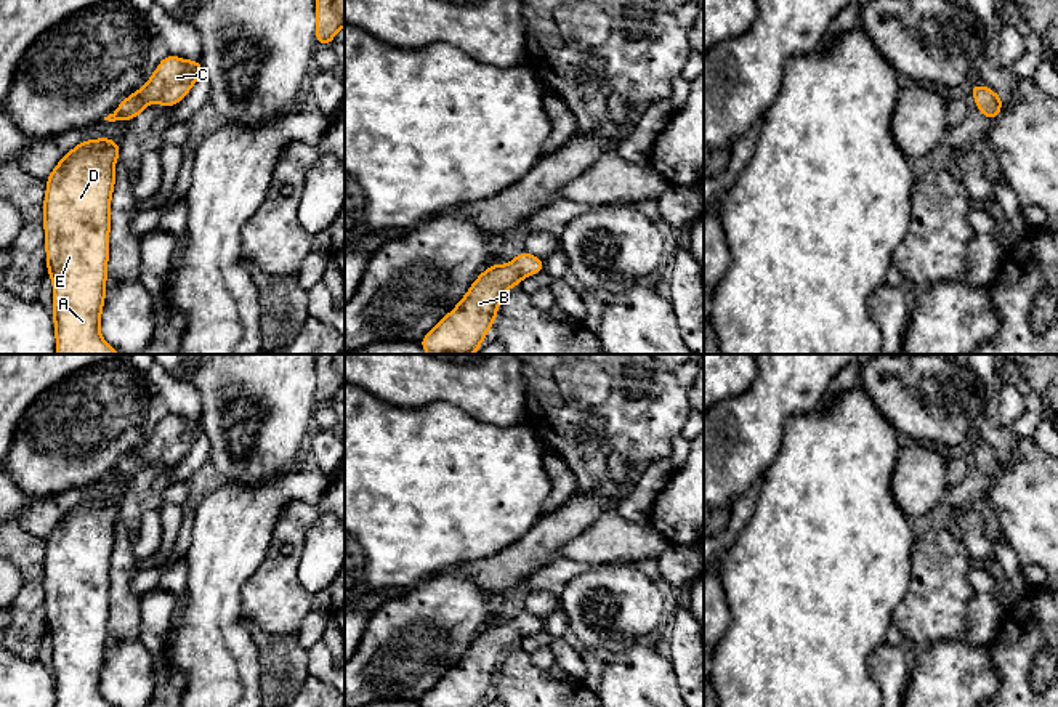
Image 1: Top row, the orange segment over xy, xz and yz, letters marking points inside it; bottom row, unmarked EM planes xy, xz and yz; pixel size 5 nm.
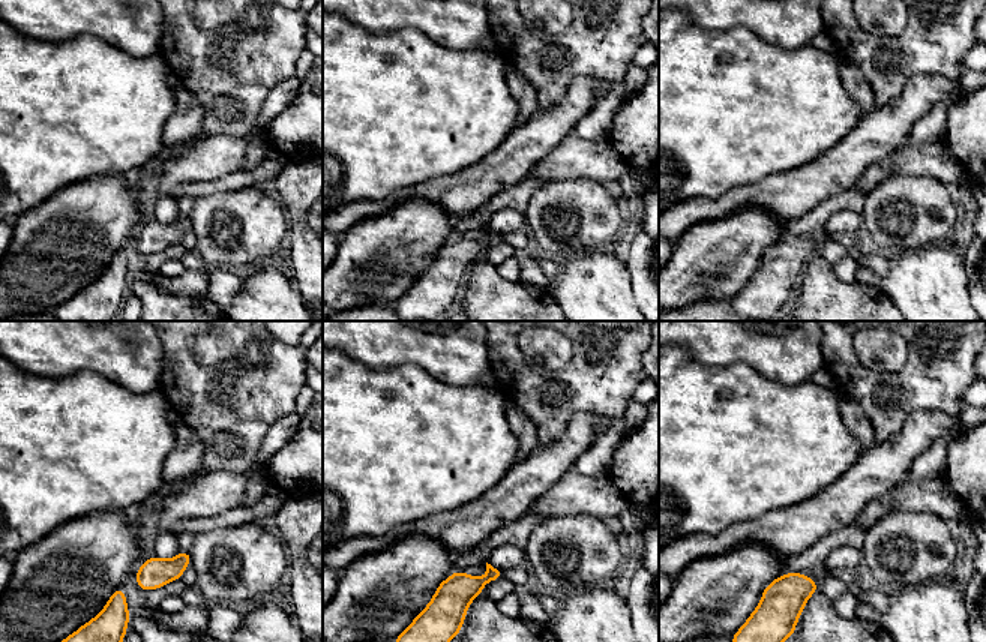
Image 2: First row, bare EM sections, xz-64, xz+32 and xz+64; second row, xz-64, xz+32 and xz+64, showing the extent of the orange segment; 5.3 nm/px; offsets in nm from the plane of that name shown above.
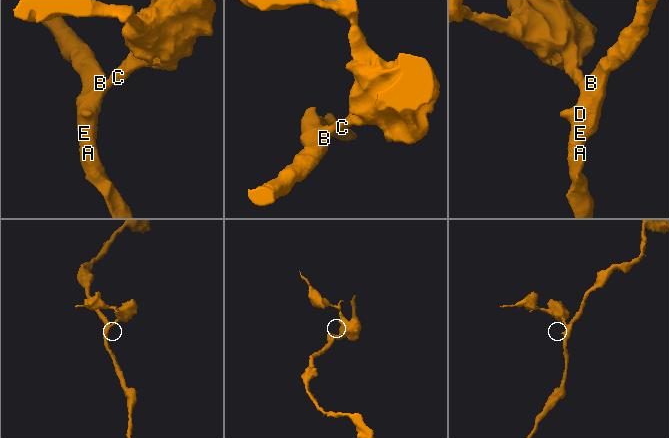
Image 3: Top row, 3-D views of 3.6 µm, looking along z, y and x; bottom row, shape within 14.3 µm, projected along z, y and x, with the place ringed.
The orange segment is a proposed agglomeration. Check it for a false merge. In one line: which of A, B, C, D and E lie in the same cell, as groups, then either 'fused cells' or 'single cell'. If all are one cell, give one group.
A B C D E | single cell

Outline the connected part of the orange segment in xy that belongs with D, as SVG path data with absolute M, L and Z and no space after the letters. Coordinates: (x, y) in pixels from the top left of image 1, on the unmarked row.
M109 495L85 499L45 539L43 585L56 707L112 707L101 697L99 680L120 502Z

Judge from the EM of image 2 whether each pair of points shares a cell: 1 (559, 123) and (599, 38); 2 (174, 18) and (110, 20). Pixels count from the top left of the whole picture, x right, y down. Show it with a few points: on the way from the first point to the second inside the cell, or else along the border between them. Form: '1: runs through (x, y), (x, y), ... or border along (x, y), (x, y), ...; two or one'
1: border along (614, 83), (577, 77), (557, 101); two
2: border along (164, 15), (158, 53); two

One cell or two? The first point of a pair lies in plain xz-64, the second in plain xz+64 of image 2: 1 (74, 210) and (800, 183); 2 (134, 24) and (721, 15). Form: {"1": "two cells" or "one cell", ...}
{"1": "two cells", "2": "one cell"}

